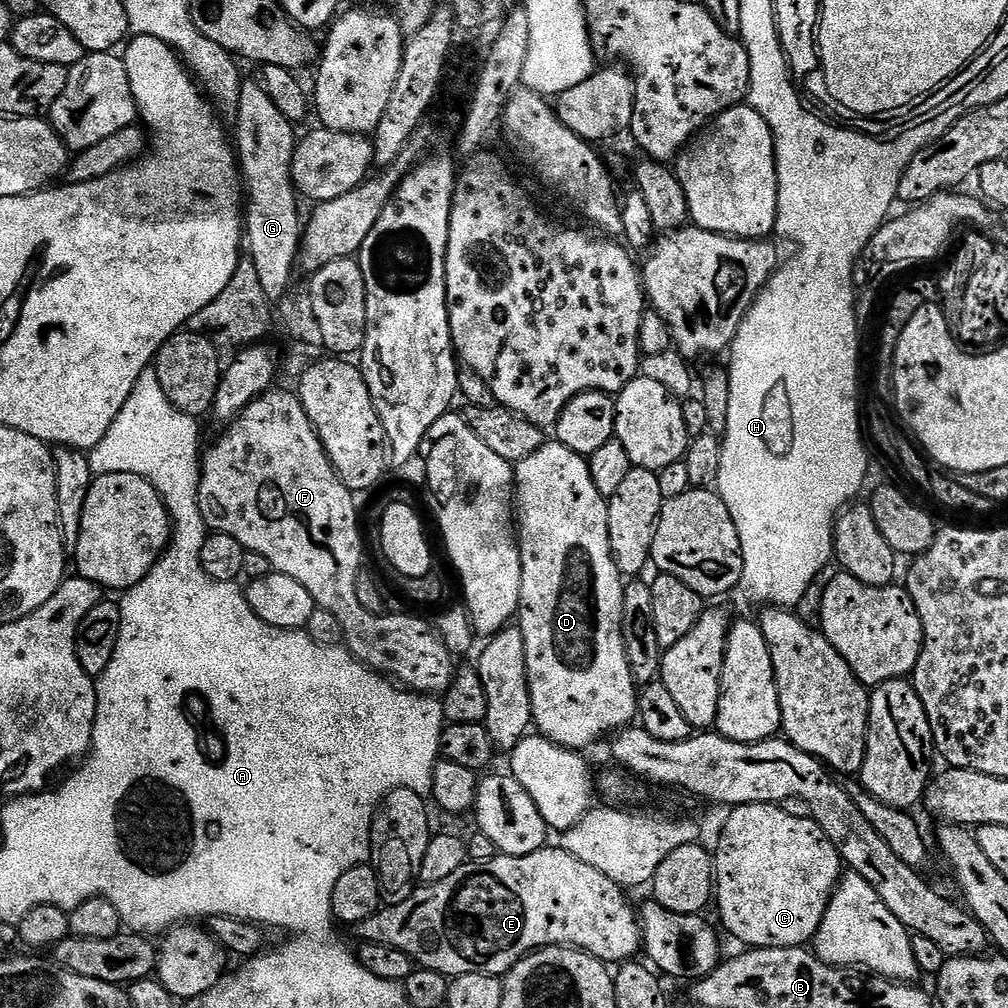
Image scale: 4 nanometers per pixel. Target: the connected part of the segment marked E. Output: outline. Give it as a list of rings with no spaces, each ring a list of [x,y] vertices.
[[[545,846],[539,848],[537,852],[531,852],[525,856],[505,856],[503,854],[492,854],[485,860],[476,863],[465,862],[458,870],[454,870],[454,874],[450,874],[450,878],[442,878],[442,882],[434,882],[433,884],[425,884],[417,887],[410,894],[410,898],[406,898],[406,902],[401,904],[393,904],[391,906],[381,906],[370,918],[366,918],[358,925],[358,932],[364,935],[363,939],[370,944],[385,944],[386,946],[394,946],[398,950],[402,950],[421,968],[429,968],[435,972],[441,972],[446,977],[461,976],[462,974],[486,974],[487,976],[505,977],[518,961],[528,955],[529,952],[535,952],[537,948],[547,948],[549,946],[571,946],[590,953],[594,958],[605,962],[628,962],[633,959],[632,956],[642,948],[642,933],[638,921],[637,913],[628,906],[625,889],[615,884],[610,878],[606,878],[606,874],[602,874],[602,870],[594,870],[594,866],[586,866],[586,862],[582,862],[578,858],[574,858],[574,854],[566,854],[566,850],[562,850],[558,846]]]

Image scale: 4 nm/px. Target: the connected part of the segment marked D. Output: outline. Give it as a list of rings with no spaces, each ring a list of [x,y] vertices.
[[[546,442],[534,454],[519,461],[514,468],[514,504],[518,509],[518,539],[520,541],[520,561],[522,562],[522,590],[520,591],[520,611],[518,627],[524,639],[524,653],[528,667],[528,689],[532,703],[532,722],[535,731],[560,744],[564,748],[584,750],[587,744],[595,742],[599,736],[615,733],[637,719],[636,698],[638,685],[632,678],[628,659],[624,654],[624,639],[620,634],[620,619],[624,605],[625,581],[616,568],[610,550],[608,537],[608,500],[600,493],[594,480],[590,478],[587,459],[579,456],[574,450],[562,446],[559,442]]]

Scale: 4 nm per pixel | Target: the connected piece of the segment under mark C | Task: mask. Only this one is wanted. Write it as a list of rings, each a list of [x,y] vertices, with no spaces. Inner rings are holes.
[[[742,804],[731,809],[728,821],[720,832],[720,845],[714,848],[714,908],[720,911],[724,919],[724,928],[732,936],[737,936],[749,949],[753,948],[799,948],[807,945],[813,939],[818,926],[824,917],[824,911],[828,905],[828,899],[832,897],[832,891],[842,875],[842,861],[834,842],[826,838],[826,834],[811,818],[794,818],[786,814],[776,804]]]

